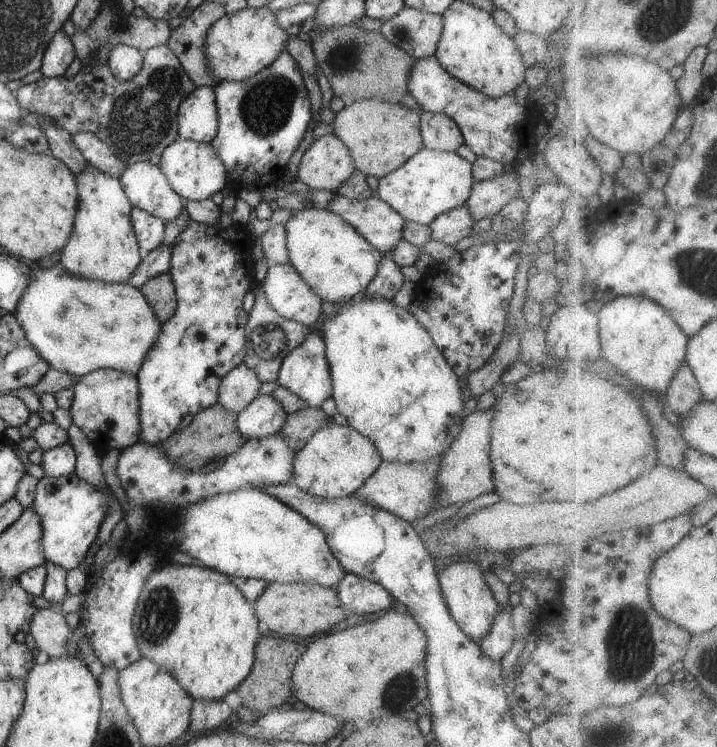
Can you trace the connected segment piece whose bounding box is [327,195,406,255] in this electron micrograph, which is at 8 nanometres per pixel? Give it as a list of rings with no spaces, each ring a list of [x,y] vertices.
[[[336,195],[327,208],[342,216],[383,255],[389,255],[402,240],[406,220],[377,196],[362,200]]]

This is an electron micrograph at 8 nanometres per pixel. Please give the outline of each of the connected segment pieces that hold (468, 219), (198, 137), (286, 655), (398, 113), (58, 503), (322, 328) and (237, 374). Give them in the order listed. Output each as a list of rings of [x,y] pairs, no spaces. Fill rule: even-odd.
[[[458,206],[448,212],[439,214],[430,224],[432,240],[438,240],[442,244],[454,246],[463,238],[471,236],[476,220],[470,212],[470,208]]]
[[[196,87],[180,103],[178,109],[179,138],[210,143],[218,128],[214,89]]]
[[[263,634],[256,643],[250,674],[234,690],[242,698],[242,706],[260,714],[265,714],[272,706],[286,707],[291,702],[292,670],[301,653],[300,646],[295,640],[274,634]]]
[[[364,99],[345,105],[333,119],[333,133],[350,151],[357,172],[380,179],[400,168],[416,152],[422,150],[421,115],[400,103],[382,102],[378,99]]]
[[[75,473],[39,479],[31,508],[40,518],[42,550],[47,562],[62,566],[66,571],[84,564],[83,560],[92,542],[96,541],[100,525],[108,516],[110,494],[109,487],[98,490]]]
[[[363,293],[332,305],[335,313],[329,318],[323,317],[317,330],[326,347],[336,412],[346,418],[350,427],[374,443],[383,461],[428,462],[441,457],[462,430],[466,412],[460,378],[432,337],[408,309],[392,300],[368,298]]]
[[[242,363],[233,368],[218,388],[218,404],[228,412],[242,412],[256,397],[259,396],[260,382],[258,374]]]

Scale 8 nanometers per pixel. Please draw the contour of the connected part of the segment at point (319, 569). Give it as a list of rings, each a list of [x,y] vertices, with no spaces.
[[[238,488],[192,504],[182,522],[174,530],[162,532],[162,538],[174,546],[173,552],[188,554],[205,567],[214,568],[230,577],[260,579],[268,583],[314,582],[336,588],[345,573],[340,562],[332,556],[326,536],[318,526],[310,524],[302,514],[259,489]]]

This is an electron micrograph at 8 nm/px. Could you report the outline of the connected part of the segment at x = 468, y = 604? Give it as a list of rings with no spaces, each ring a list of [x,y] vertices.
[[[460,560],[444,566],[437,573],[437,577],[444,602],[452,614],[452,618],[456,620],[456,624],[468,638],[480,642],[480,638],[490,632],[500,605],[488,588],[485,573],[480,569],[479,563],[476,560]]]

